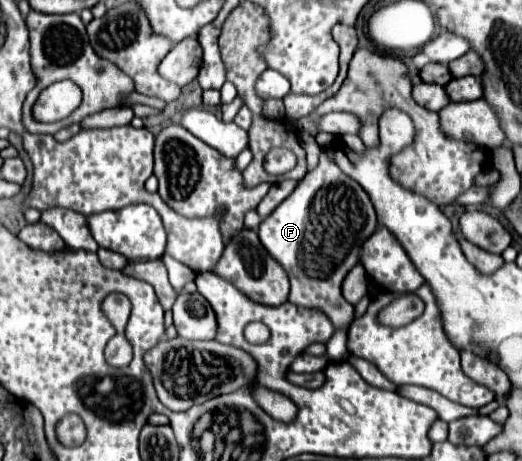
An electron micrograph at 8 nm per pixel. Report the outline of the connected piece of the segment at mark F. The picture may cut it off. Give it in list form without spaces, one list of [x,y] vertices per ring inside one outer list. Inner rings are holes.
[[[321,157],[319,165],[297,183],[295,191],[261,221],[257,233],[263,247],[289,275],[289,303],[319,309],[337,327],[349,325],[349,317],[353,317],[353,307],[341,297],[341,281],[357,265],[361,245],[373,235],[377,225],[375,209],[365,189],[327,157]]]

